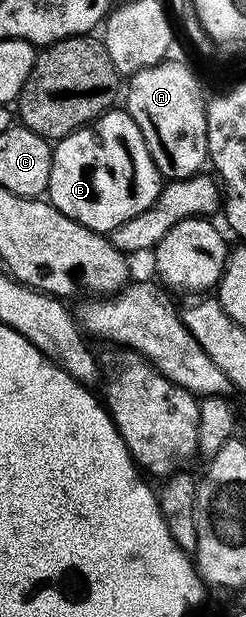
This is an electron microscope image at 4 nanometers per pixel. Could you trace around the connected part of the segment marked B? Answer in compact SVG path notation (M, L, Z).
M108 110L90 126L84 126L71 132L54 145L51 153L51 173L47 183L46 195L49 203L61 214L77 221L94 232L109 234L117 226L129 222L137 214L150 208L161 191L161 177L149 150L145 138L126 110Z

